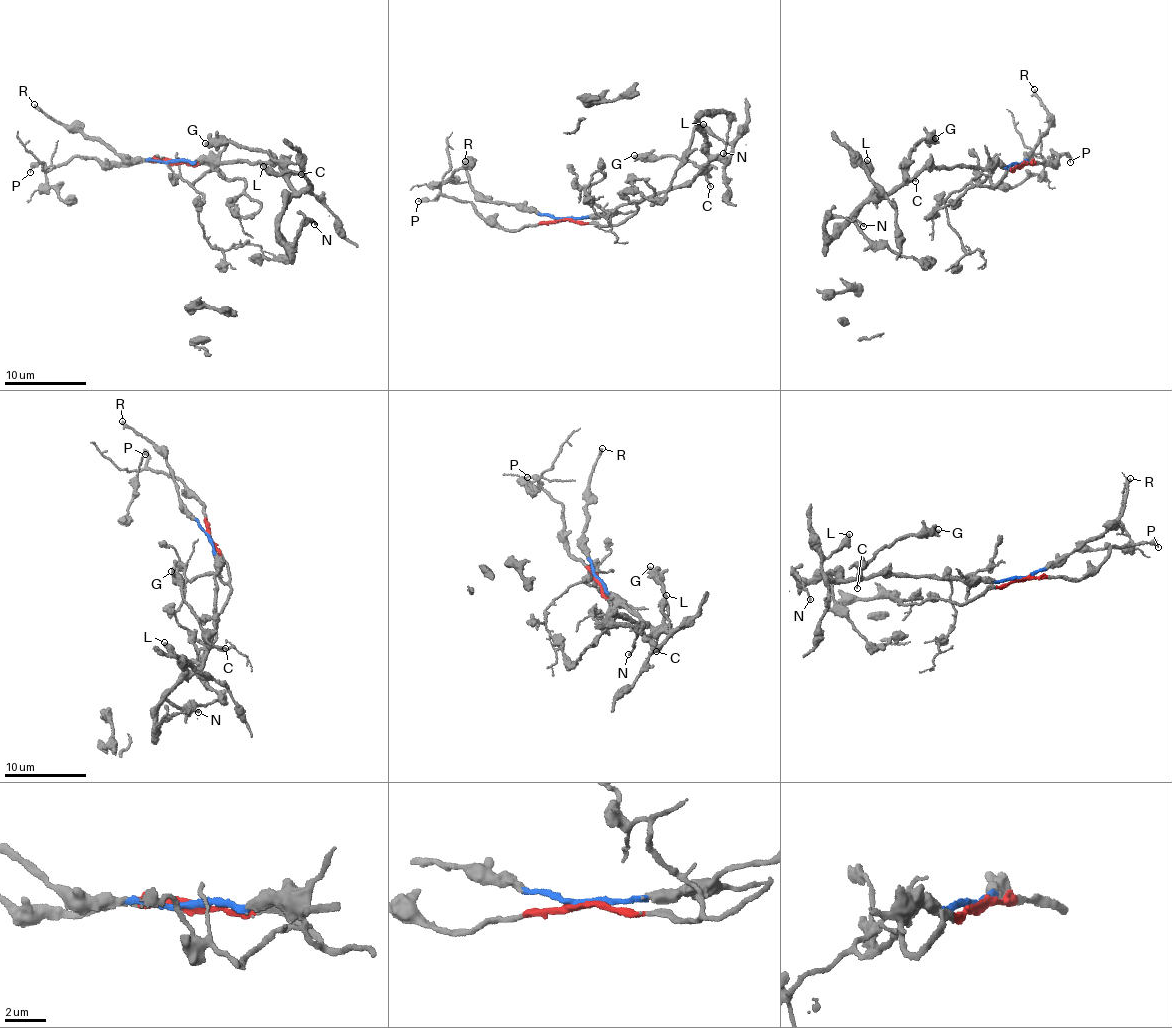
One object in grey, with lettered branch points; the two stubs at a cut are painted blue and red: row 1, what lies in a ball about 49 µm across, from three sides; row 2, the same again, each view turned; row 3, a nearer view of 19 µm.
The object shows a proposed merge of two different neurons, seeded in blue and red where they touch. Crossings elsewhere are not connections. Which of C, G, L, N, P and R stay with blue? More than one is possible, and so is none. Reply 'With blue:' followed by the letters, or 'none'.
With blue: C, G, L, N, R

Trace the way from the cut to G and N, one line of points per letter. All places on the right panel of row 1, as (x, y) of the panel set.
G: (1019, 164), (931, 169), (913, 179), (908, 175), (910, 151), (923, 141), (935, 139)
N: (1019, 164), (922, 170), (887, 196), (874, 196), (831, 236), (825, 224), (831, 218), (848, 217), (864, 226)

